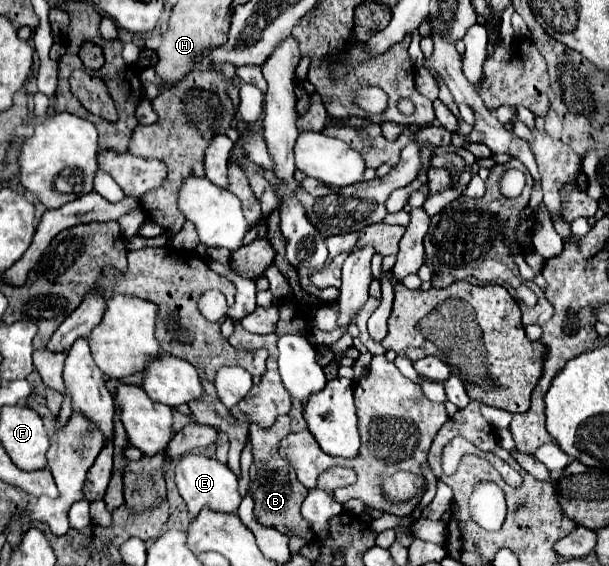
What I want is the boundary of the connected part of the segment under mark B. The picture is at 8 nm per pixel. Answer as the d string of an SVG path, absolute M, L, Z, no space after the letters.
M285 415L285 419L275 419L275 423L269 429L261 429L259 425L251 425L251 445L253 445L253 463L249 467L249 491L253 495L255 501L255 509L253 515L257 519L259 525L263 527L273 527L279 533L287 535L287 537L305 537L305 541L313 541L315 539L315 531L313 527L301 517L301 503L307 497L309 489L305 489L299 481L297 475L293 473L293 467L289 465L289 461L281 459L277 453L277 445L283 437L287 437L291 431L291 419L289 415Z

